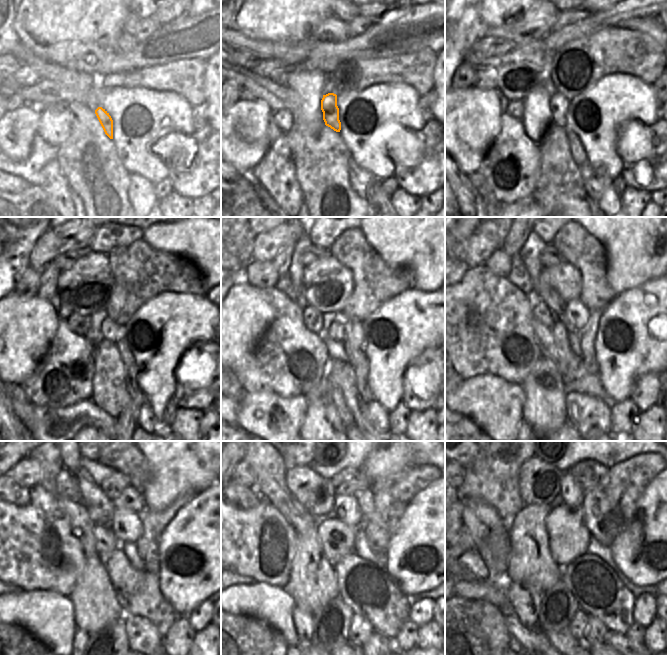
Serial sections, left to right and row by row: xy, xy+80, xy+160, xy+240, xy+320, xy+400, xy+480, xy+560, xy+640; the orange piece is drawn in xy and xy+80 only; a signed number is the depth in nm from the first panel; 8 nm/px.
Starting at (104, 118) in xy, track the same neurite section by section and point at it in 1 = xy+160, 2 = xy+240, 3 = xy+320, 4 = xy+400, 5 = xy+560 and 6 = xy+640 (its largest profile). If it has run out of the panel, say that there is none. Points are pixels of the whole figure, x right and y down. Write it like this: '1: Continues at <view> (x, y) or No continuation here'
1: Continues at xy+160 (558, 105)
2: Continues at xy+240 (110, 331)
3: Continues at xy+320 (335, 331)
4: Continues at xy+400 (578, 378)
5: Continues at xy+560 (369, 590)
6: Continues at xy+640 (597, 589).

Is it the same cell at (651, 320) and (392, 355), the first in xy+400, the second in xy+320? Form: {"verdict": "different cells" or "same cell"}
{"verdict": "same cell"}

